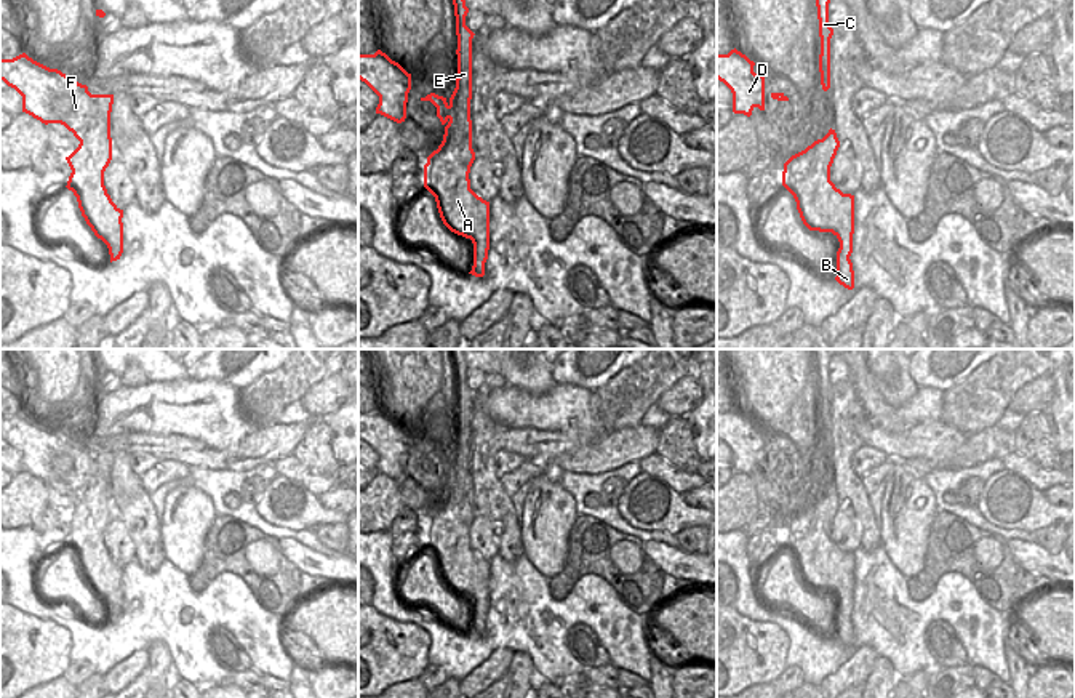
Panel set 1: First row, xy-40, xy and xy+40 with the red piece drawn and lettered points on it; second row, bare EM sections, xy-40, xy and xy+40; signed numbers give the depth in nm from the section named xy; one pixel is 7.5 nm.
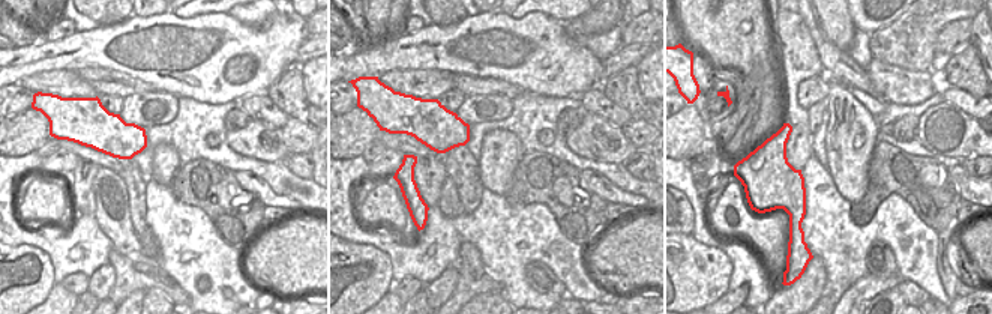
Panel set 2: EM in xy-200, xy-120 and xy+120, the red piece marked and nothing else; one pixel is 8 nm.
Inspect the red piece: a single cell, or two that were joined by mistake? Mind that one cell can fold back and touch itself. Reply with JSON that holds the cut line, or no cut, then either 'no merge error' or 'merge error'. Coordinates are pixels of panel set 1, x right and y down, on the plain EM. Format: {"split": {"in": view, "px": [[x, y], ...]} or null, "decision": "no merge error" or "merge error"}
{"split": null, "decision": "no merge error"}

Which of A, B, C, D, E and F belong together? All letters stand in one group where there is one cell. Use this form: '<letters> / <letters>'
A B C D E F

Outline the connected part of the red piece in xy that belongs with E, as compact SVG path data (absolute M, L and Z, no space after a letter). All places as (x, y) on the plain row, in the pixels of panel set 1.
M450 349L458 394L458 437L450 458L435 451L421 456L437 466L437 475L445 485L443 499L427 515L424 546L435 556L443 583L454 592L474 602L474 624L469 632L485 634L490 608L490 560L470 548L470 525L475 519L472 507L472 397L466 384L469 367L462 349Z

